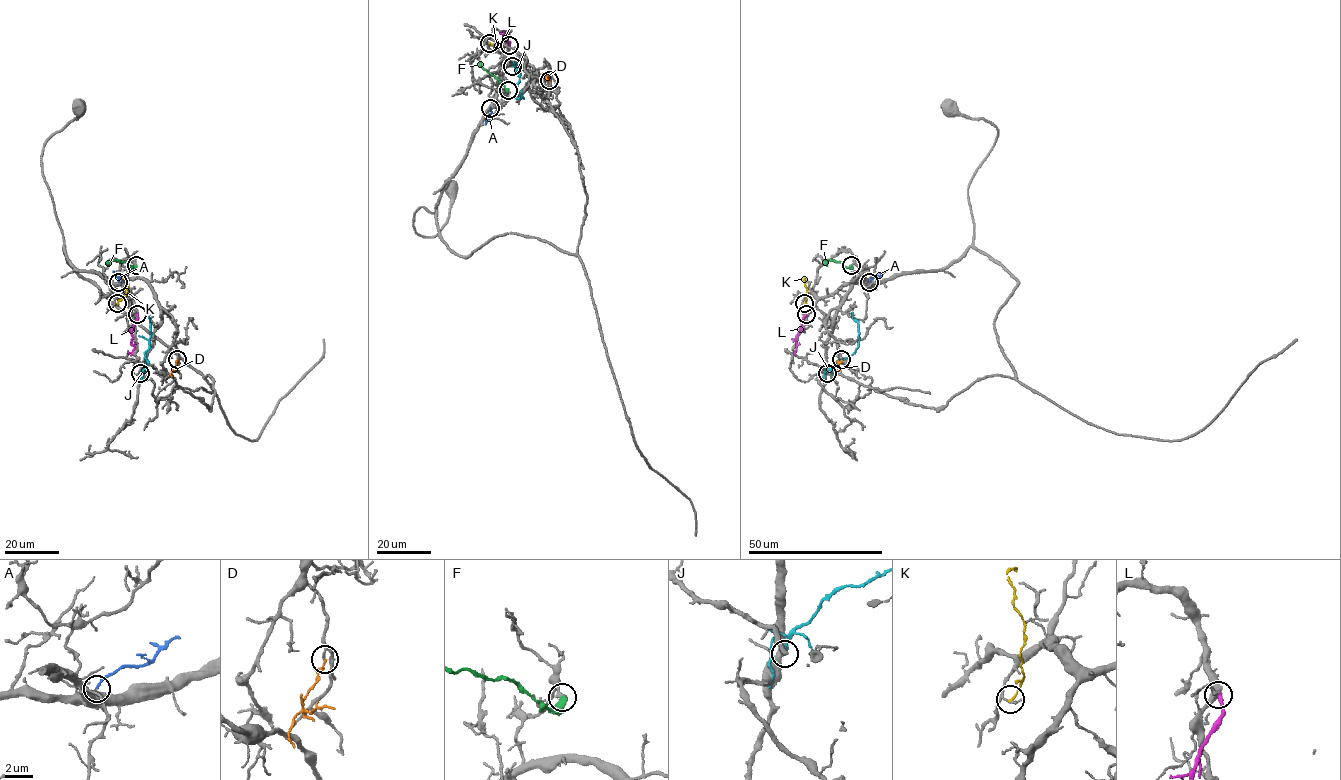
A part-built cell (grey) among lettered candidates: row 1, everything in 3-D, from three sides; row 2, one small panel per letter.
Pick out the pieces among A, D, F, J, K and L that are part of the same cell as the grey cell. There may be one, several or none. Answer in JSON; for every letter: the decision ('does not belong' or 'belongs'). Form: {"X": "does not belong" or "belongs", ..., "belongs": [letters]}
{"A": "belongs", "D": "does not belong", "F": "does not belong", "J": "does not belong", "K": "does not belong", "L": "does not belong", "belongs": ["A"]}

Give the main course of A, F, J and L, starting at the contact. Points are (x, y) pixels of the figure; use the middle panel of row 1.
A: (490, 108), (485, 124)
F: (508, 90), (481, 63), (480, 66)
J: (512, 65), (520, 74), (516, 92), (523, 98), (520, 91)
L: (509, 45), (503, 36), (506, 35), (500, 32)

